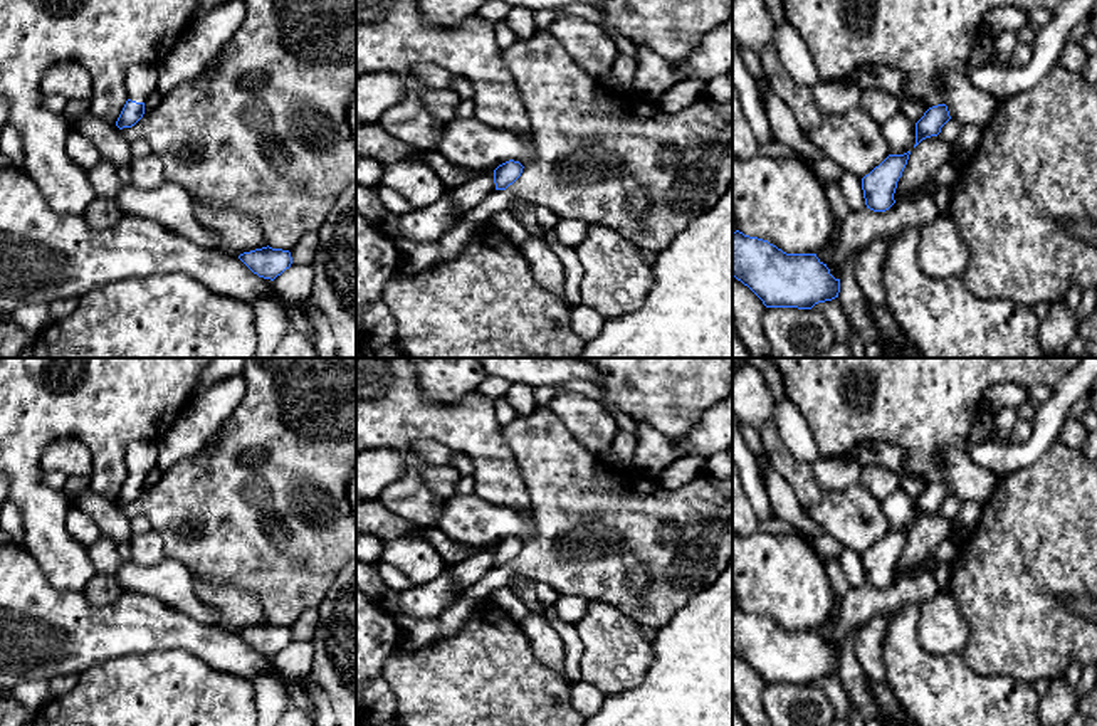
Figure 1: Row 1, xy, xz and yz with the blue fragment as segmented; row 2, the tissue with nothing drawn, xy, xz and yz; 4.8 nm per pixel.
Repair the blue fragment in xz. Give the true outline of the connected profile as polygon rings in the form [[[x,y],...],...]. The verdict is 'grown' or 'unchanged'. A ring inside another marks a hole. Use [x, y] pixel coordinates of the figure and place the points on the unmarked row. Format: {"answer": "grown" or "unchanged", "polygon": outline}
{"answer": "unchanged", "polygon": [[[514,536],[499,541],[494,546],[496,566],[506,566],[509,561],[512,561],[521,553],[522,544],[524,543]]]}

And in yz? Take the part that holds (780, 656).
{"answer": "unchanged", "polygon": [[[732,608],[732,652],[748,662],[766,684],[811,686],[838,674],[840,655],[830,650],[816,630],[786,630],[768,617]]]}

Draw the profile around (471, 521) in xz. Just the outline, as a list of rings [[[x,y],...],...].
[[[477,494],[447,499],[437,528],[454,543],[467,548],[494,548],[514,536],[528,543],[534,536],[531,518],[521,518],[512,509],[480,499]]]

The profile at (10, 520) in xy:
[[[5,501],[0,506],[0,528],[10,536],[13,544],[24,546],[22,514],[15,502]]]

